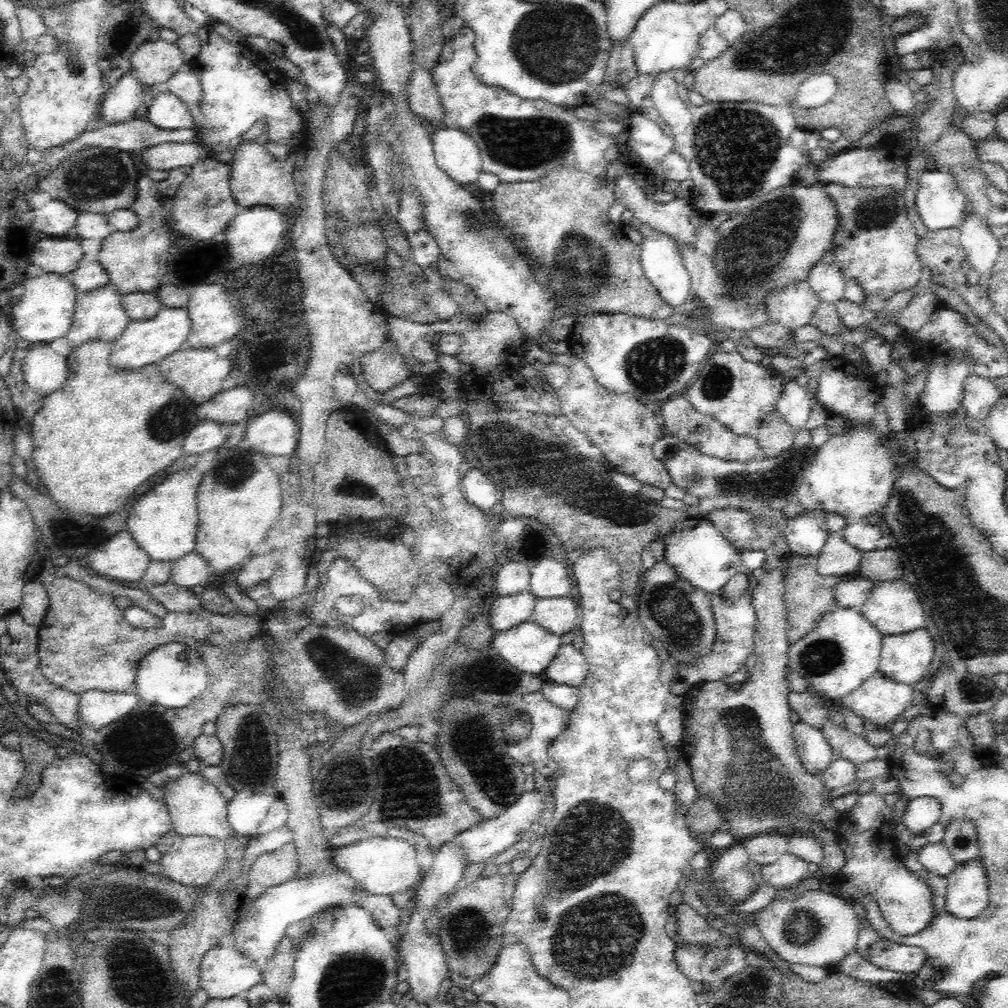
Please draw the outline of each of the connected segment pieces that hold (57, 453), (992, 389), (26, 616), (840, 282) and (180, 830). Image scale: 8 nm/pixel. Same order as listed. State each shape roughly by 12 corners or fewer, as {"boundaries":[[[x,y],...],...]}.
{"boundaries":[[[108,342],[30,423],[56,506],[106,516],[184,455],[196,406]],[[990,379],[964,382],[966,416],[983,421],[1002,396]],[[40,577],[26,583],[16,610],[38,627],[49,607]],[[816,261],[806,279],[821,301],[843,299],[836,263]],[[185,772],[162,785],[178,835],[233,835],[226,799]]]}

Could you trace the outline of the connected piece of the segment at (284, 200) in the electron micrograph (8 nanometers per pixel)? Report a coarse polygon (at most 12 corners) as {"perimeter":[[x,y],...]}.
{"perimeter":[[264,145],[233,151],[230,188],[240,207],[279,214],[301,206],[297,151],[279,161]]}

